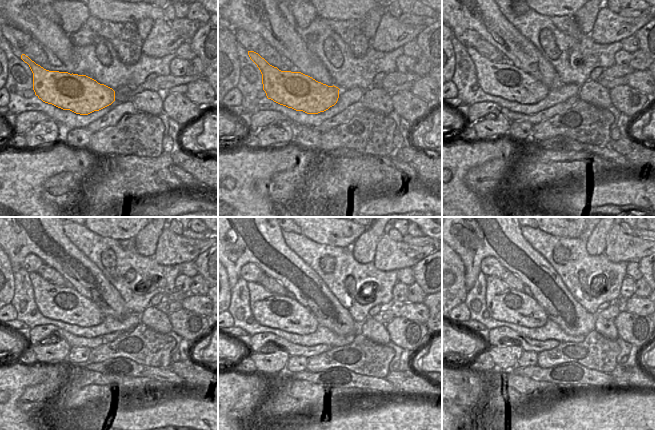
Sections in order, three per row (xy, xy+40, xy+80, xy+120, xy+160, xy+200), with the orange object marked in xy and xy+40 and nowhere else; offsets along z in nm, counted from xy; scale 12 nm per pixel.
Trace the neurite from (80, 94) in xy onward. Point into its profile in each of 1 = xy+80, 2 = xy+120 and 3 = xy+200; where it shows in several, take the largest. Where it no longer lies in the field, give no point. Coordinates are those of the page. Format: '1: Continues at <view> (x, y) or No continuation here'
1: Continues at xy+80 (496, 79)
2: Continues at xy+120 (24, 265)
3: Continues at xy+200 (498, 302)

